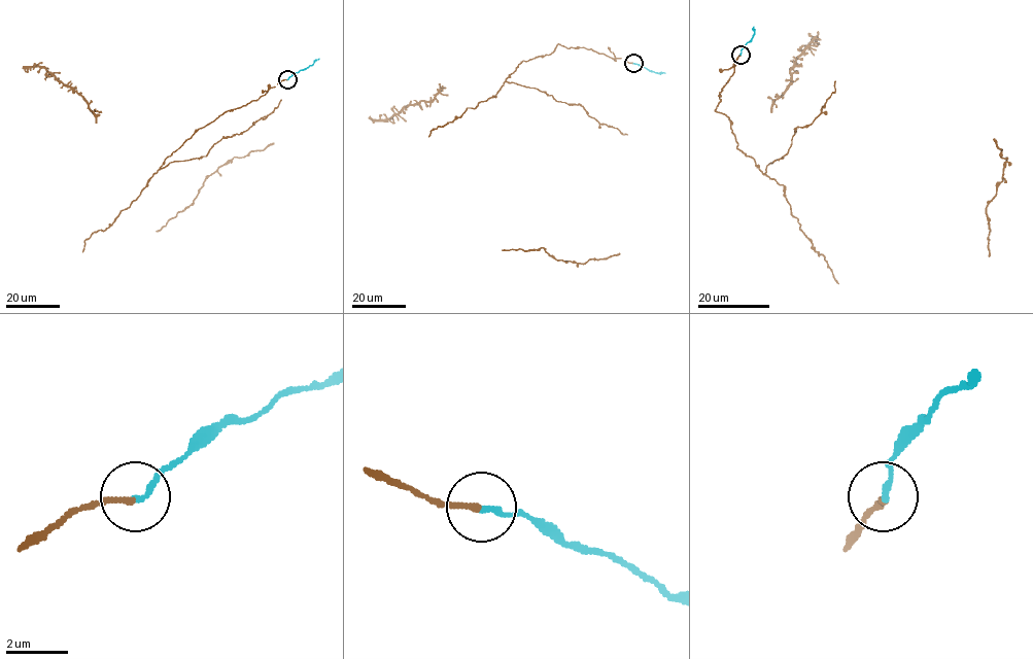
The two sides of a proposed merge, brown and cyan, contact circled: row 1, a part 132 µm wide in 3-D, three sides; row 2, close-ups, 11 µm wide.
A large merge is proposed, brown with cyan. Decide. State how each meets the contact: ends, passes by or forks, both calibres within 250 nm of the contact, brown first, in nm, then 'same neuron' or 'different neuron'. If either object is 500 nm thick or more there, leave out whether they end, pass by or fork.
brown ends there; cyan ends there; 180 nm thick on the brown side, 200 nm on the other; different neuron

